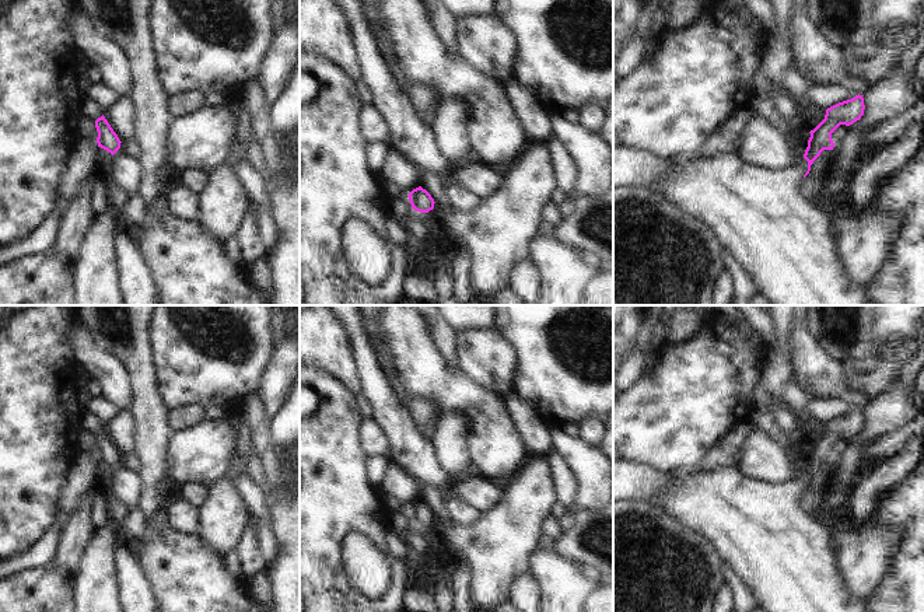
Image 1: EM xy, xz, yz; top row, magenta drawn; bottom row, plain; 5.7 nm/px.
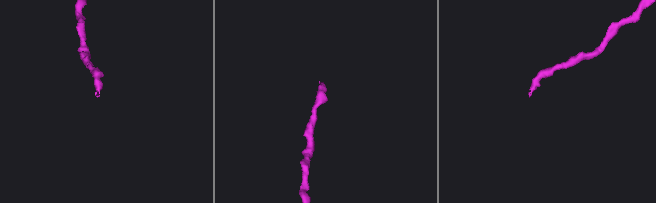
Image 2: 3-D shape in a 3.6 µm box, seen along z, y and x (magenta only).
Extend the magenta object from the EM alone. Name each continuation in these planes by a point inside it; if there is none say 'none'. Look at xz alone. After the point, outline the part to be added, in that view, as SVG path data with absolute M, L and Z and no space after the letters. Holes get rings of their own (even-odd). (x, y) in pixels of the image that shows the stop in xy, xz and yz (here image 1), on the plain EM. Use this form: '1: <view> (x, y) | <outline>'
none

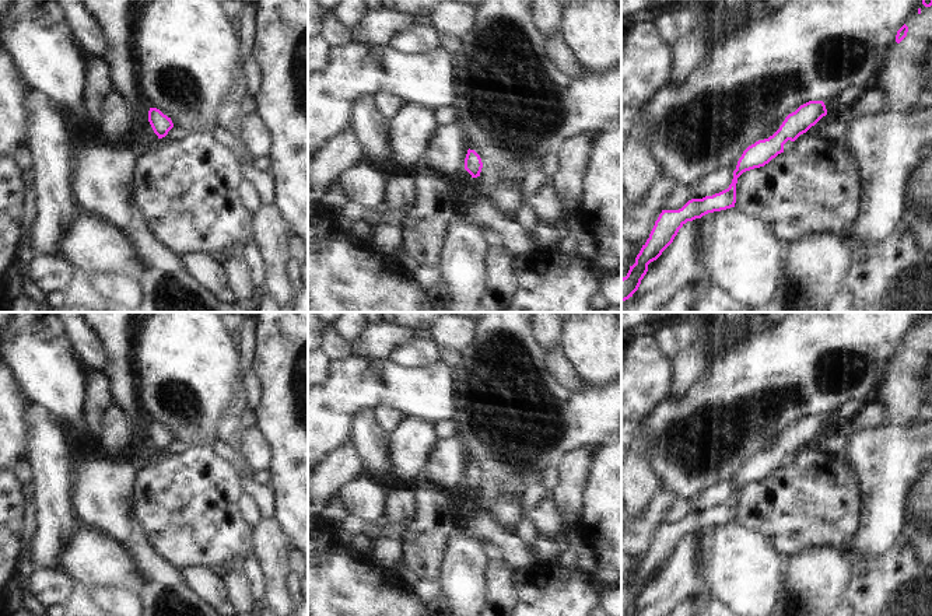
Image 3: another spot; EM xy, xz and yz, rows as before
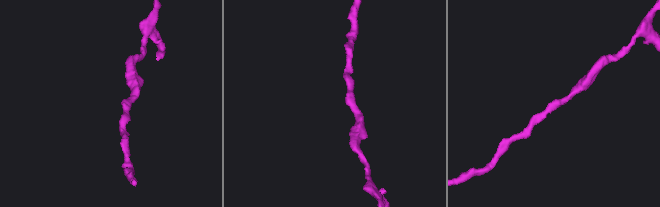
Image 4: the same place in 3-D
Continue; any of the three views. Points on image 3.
none

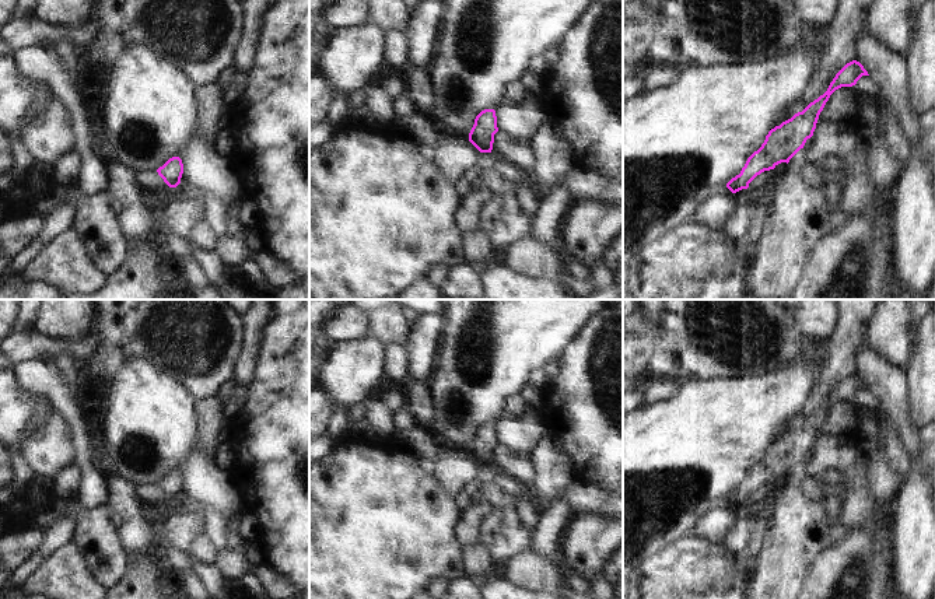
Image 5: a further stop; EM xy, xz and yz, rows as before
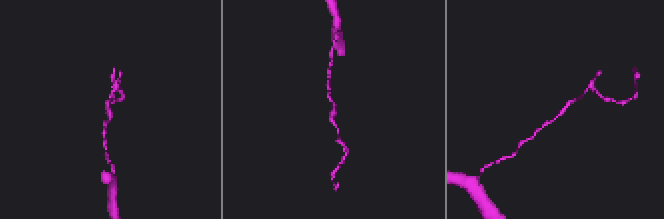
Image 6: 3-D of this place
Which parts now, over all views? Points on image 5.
none

